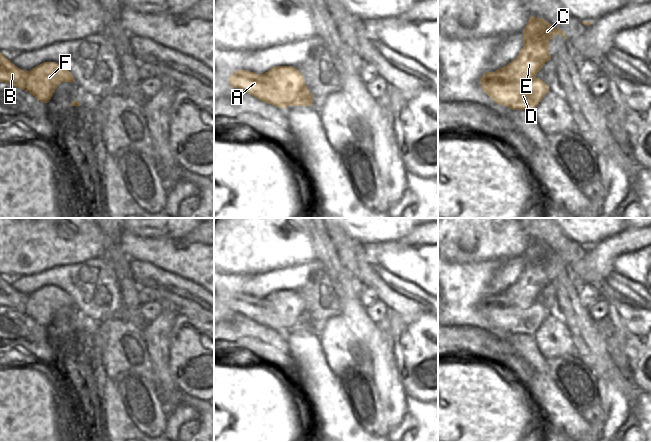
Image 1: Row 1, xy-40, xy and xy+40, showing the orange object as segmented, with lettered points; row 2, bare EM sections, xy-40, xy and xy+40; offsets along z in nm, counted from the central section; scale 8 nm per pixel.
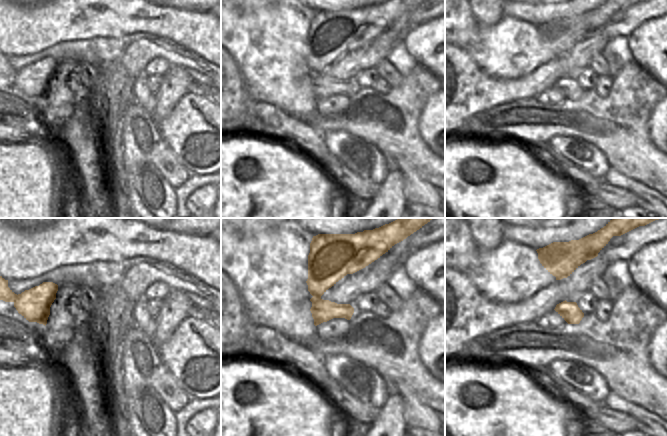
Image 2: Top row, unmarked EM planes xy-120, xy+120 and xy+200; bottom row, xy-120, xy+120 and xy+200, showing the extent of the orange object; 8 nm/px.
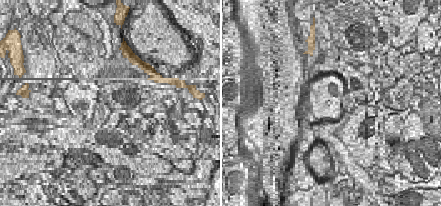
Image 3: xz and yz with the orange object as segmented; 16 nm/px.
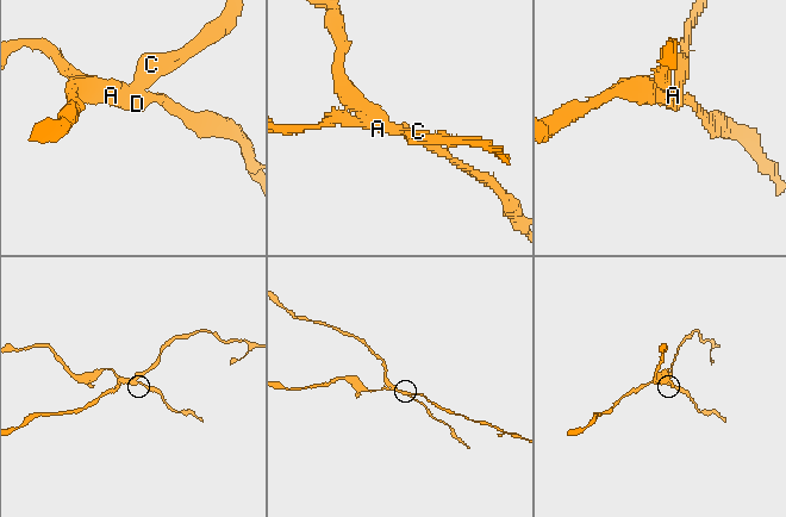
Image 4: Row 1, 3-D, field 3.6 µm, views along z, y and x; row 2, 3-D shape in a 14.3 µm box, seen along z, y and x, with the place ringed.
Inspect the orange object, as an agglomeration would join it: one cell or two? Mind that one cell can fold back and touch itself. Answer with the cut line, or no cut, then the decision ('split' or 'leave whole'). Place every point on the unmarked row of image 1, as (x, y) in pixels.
cut xy+40 (485, 297), (506, 309), (527, 309), (535, 302); split

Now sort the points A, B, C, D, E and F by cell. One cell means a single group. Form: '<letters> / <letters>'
A B D / C E F

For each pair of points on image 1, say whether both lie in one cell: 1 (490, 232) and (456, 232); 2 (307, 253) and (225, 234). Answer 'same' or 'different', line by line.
1: same
2: same

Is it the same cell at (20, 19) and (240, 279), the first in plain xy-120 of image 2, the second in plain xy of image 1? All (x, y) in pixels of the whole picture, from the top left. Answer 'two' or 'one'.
two

